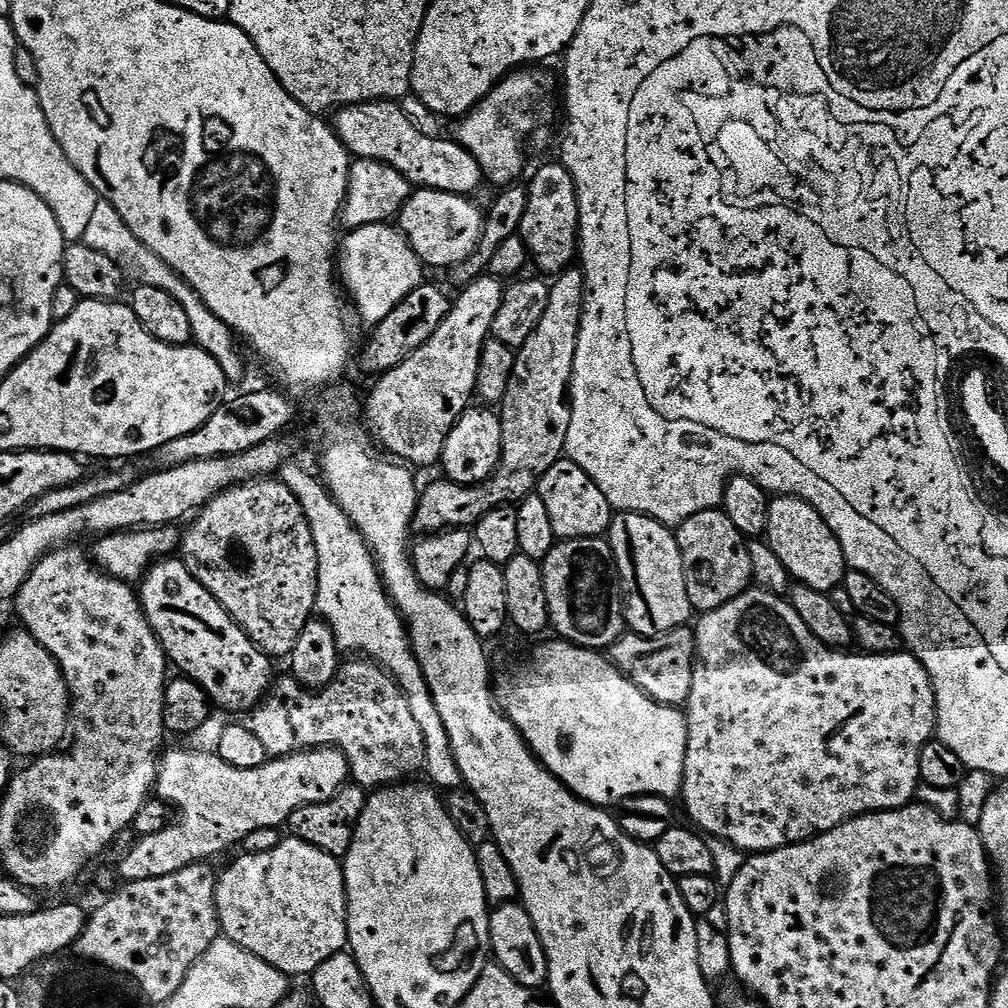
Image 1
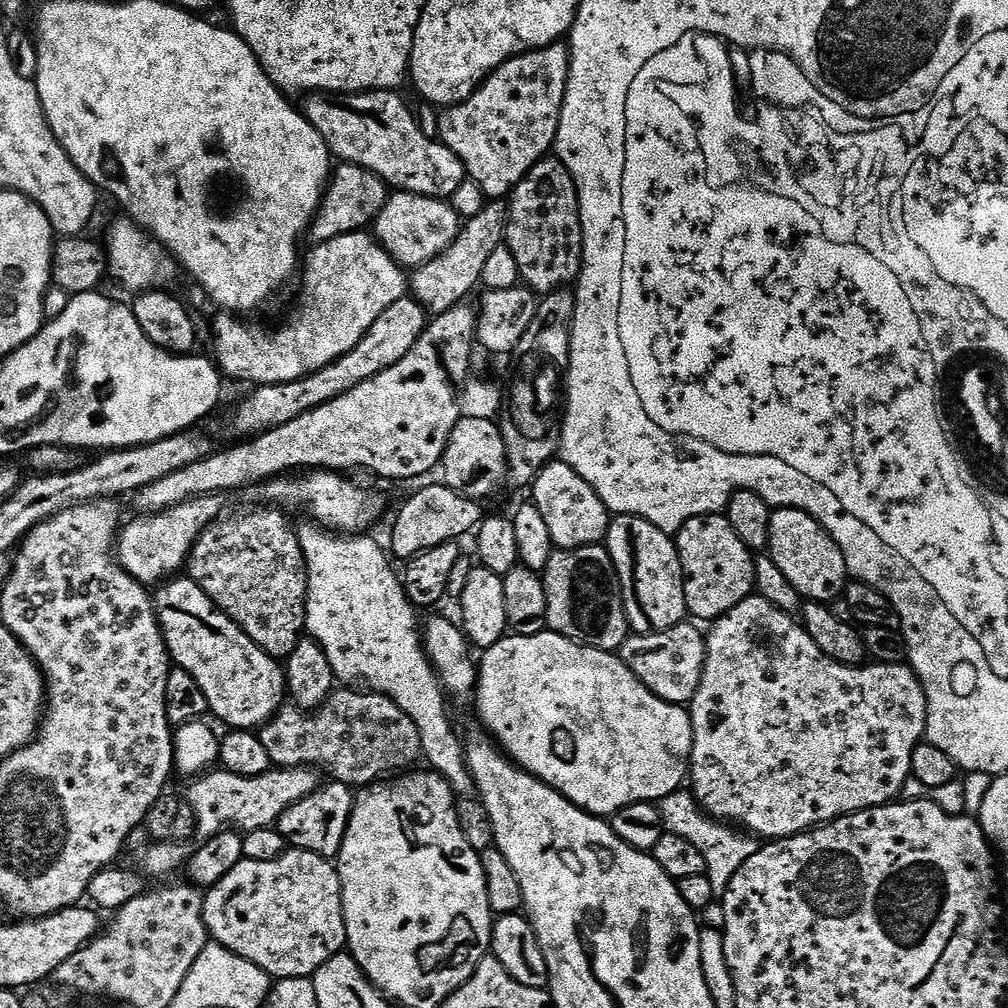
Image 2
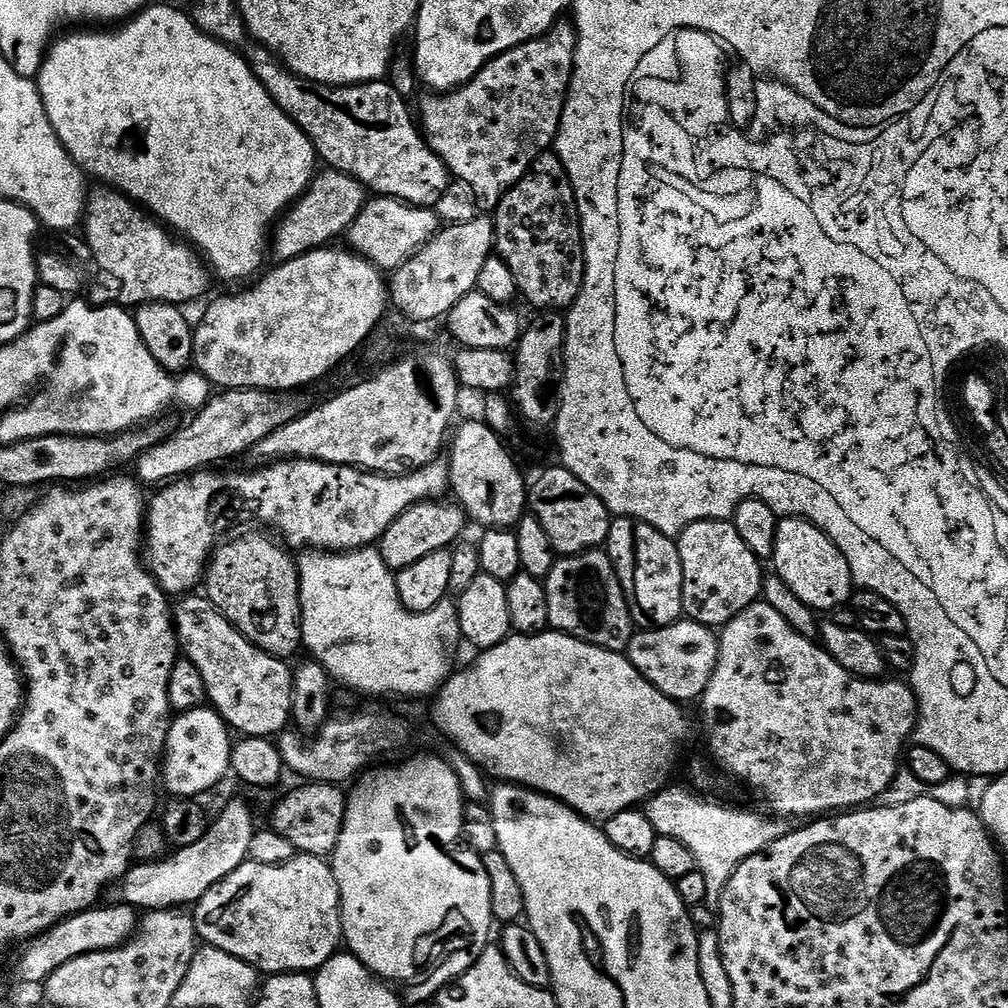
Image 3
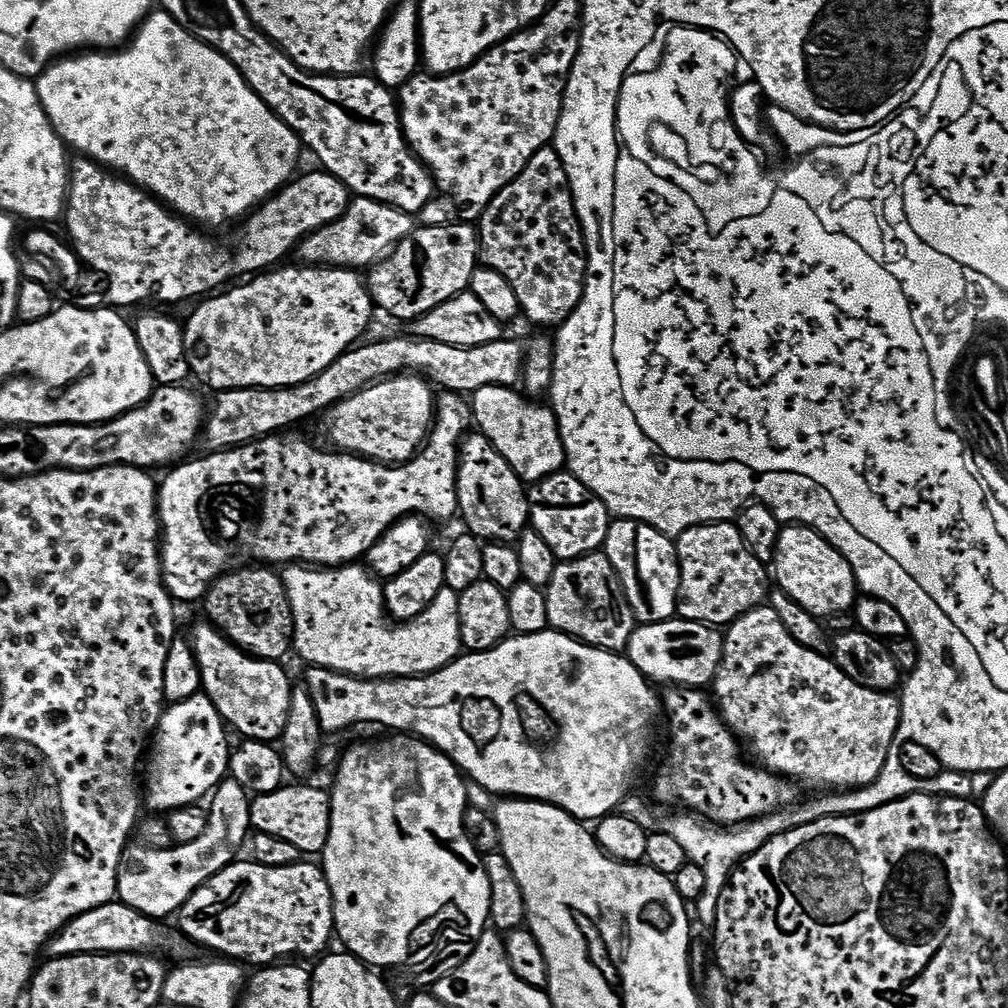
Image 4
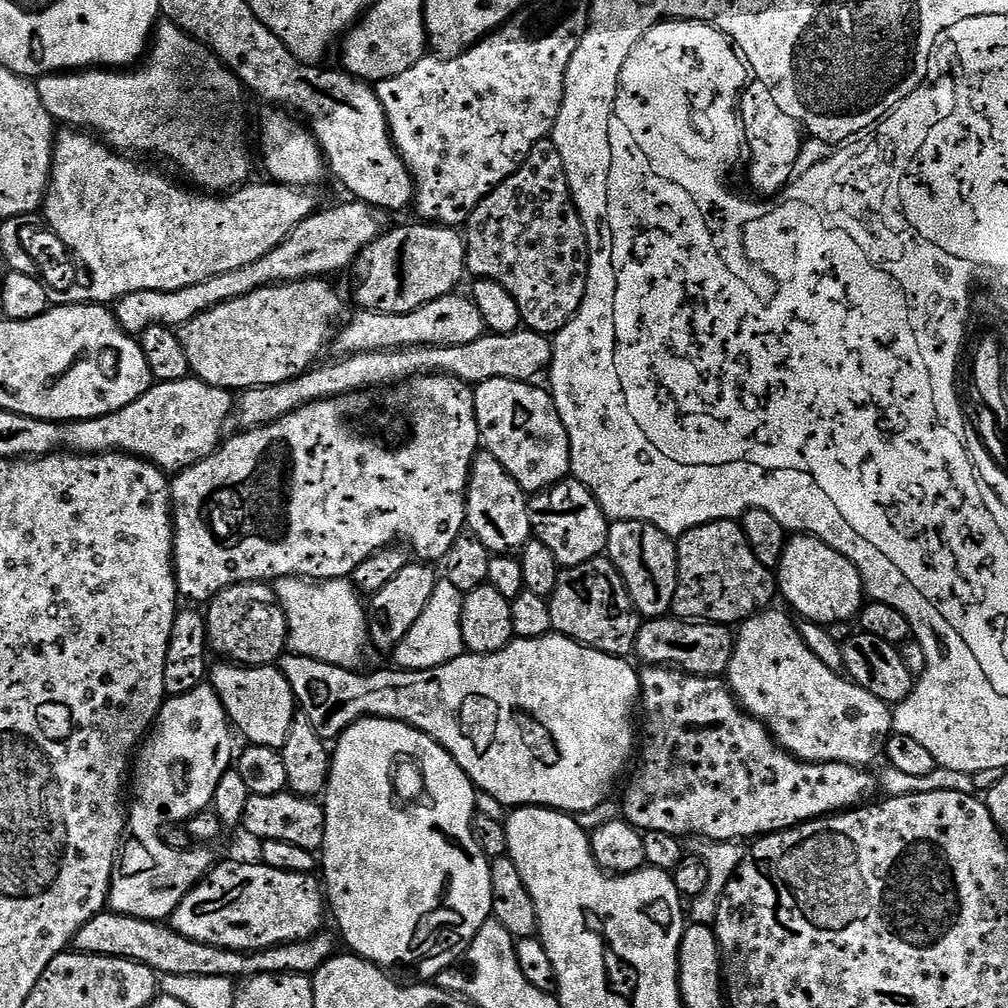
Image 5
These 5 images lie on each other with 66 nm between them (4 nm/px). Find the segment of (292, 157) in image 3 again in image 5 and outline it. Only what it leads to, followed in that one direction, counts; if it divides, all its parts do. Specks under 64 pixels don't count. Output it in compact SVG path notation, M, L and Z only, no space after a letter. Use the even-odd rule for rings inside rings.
M164 22L155 29L146 59L131 70L73 70L39 77L35 85L42 106L46 106L46 114L50 114L57 125L91 130L109 148L121 154L153 152L156 156L165 156L197 184L197 189L208 194L228 194L249 183L251 176L248 175L252 172L248 124L243 112L246 89L229 68L209 56L207 48ZM206 58L204 65L196 64L192 68L195 60Z

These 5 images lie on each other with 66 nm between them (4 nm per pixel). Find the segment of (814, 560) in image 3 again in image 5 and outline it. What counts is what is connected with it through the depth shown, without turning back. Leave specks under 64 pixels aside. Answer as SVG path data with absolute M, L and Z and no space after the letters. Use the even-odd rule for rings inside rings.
M803 534L793 535L784 548L778 569L778 592L788 599L787 607L797 617L825 626L855 621L866 603L864 583L854 565L826 542Z

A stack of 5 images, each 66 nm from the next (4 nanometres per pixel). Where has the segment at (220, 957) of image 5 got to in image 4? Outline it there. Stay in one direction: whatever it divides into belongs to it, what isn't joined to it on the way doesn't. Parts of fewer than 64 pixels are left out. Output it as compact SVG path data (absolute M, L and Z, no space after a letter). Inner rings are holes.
M113 902L103 904L94 910L90 910L86 914L82 914L78 918L74 918L66 927L60 929L55 936L51 937L50 943L47 945L46 952L49 957L58 956L121 956L122 954L147 954L149 956L159 956L167 958L172 962L192 962L197 959L197 945L189 940L179 927L170 925L160 918L153 918L142 914L138 910L134 910L130 906Z

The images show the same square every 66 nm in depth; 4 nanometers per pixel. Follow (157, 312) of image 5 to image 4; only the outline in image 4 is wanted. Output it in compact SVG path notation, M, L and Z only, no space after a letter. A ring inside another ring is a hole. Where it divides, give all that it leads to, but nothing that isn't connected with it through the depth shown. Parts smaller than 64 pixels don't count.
M365 196L349 199L346 214L330 226L322 226L298 246L299 263L304 266L327 266L368 270L387 258L414 231L413 213L403 212L389 204Z

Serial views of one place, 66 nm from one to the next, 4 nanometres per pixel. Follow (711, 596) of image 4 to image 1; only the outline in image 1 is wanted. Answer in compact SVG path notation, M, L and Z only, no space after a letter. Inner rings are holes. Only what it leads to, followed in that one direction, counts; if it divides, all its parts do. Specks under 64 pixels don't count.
M720 508L702 510L675 529L686 574L686 590L697 613L713 612L748 591L753 583L748 540Z

